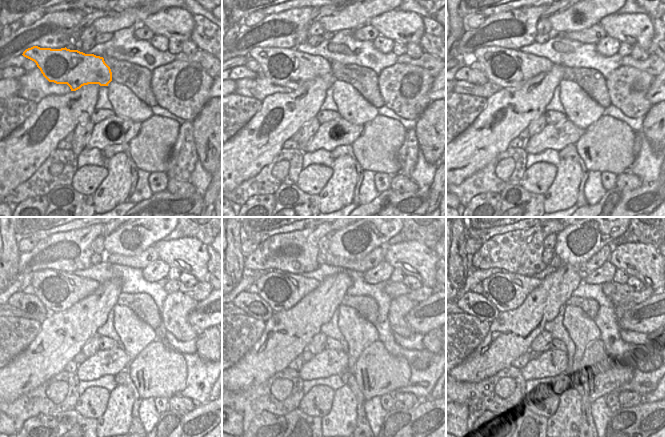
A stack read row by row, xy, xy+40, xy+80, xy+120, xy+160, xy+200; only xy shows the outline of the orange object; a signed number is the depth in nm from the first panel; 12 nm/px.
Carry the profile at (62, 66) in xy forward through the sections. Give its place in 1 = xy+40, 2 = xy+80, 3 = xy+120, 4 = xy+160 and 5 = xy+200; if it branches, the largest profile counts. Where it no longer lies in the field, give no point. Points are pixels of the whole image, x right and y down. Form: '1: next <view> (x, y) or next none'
1: next xy+40 (284, 67)
2: next xy+80 (508, 68)
3: next xy+120 (58, 291)
4: next xy+160 (281, 291)
5: next xy+200 (507, 291)

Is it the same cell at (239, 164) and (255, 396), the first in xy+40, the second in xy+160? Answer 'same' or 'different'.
different

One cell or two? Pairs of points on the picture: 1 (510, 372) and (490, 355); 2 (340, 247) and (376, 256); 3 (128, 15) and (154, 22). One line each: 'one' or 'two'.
1: two
2: two
3: two

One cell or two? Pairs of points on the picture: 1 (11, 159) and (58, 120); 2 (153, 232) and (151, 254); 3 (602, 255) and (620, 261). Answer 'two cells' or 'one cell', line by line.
1: one cell
2: two cells
3: two cells

